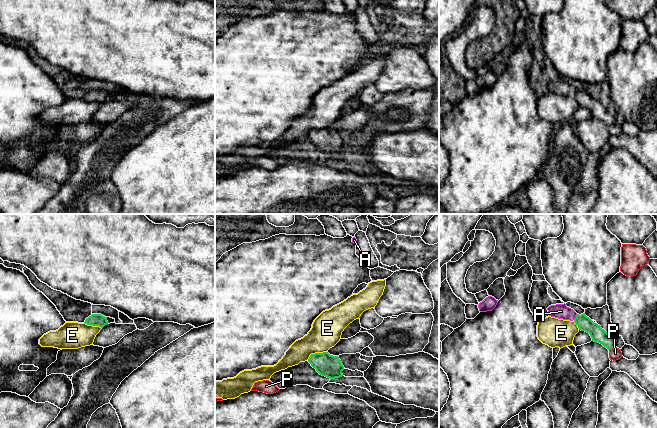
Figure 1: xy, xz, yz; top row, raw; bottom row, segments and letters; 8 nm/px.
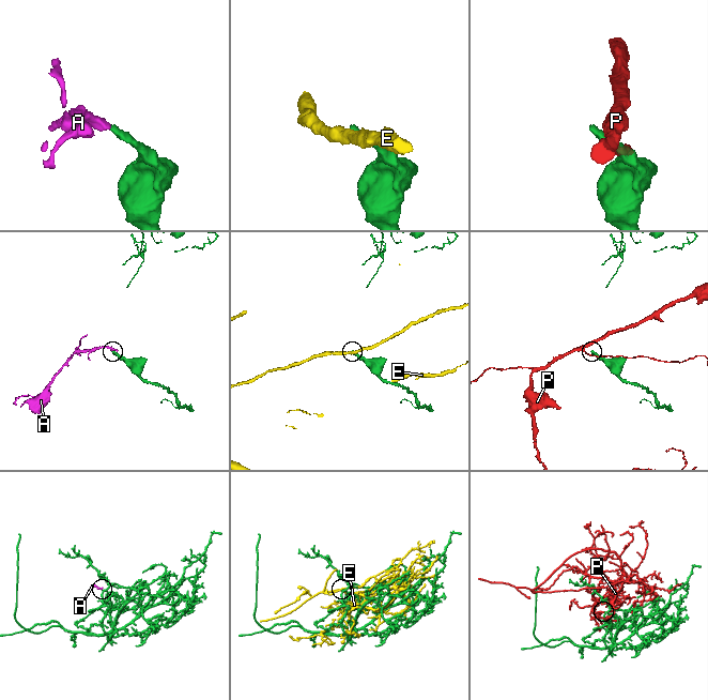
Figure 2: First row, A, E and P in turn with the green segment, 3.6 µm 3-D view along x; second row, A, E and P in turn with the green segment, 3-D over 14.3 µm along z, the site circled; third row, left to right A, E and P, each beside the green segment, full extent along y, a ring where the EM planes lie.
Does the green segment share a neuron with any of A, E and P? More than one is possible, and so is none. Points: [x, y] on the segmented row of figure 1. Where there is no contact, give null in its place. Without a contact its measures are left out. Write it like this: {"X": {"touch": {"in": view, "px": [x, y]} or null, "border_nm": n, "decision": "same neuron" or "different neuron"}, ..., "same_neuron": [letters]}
{"A": {"touch": {"in": "yz", "px": [576, 317]}, "border_nm": 60, "decision": "same neuron"}, "E": {"touch": {"in": "xz", "px": [315, 353]}, "border_nm": 180, "decision": "different neuron"}, "P": {"touch": {"in": "yz", "px": [612, 347]}, "border_nm": 70, "decision": "different neuron"}, "same_neuron": ["A"]}

